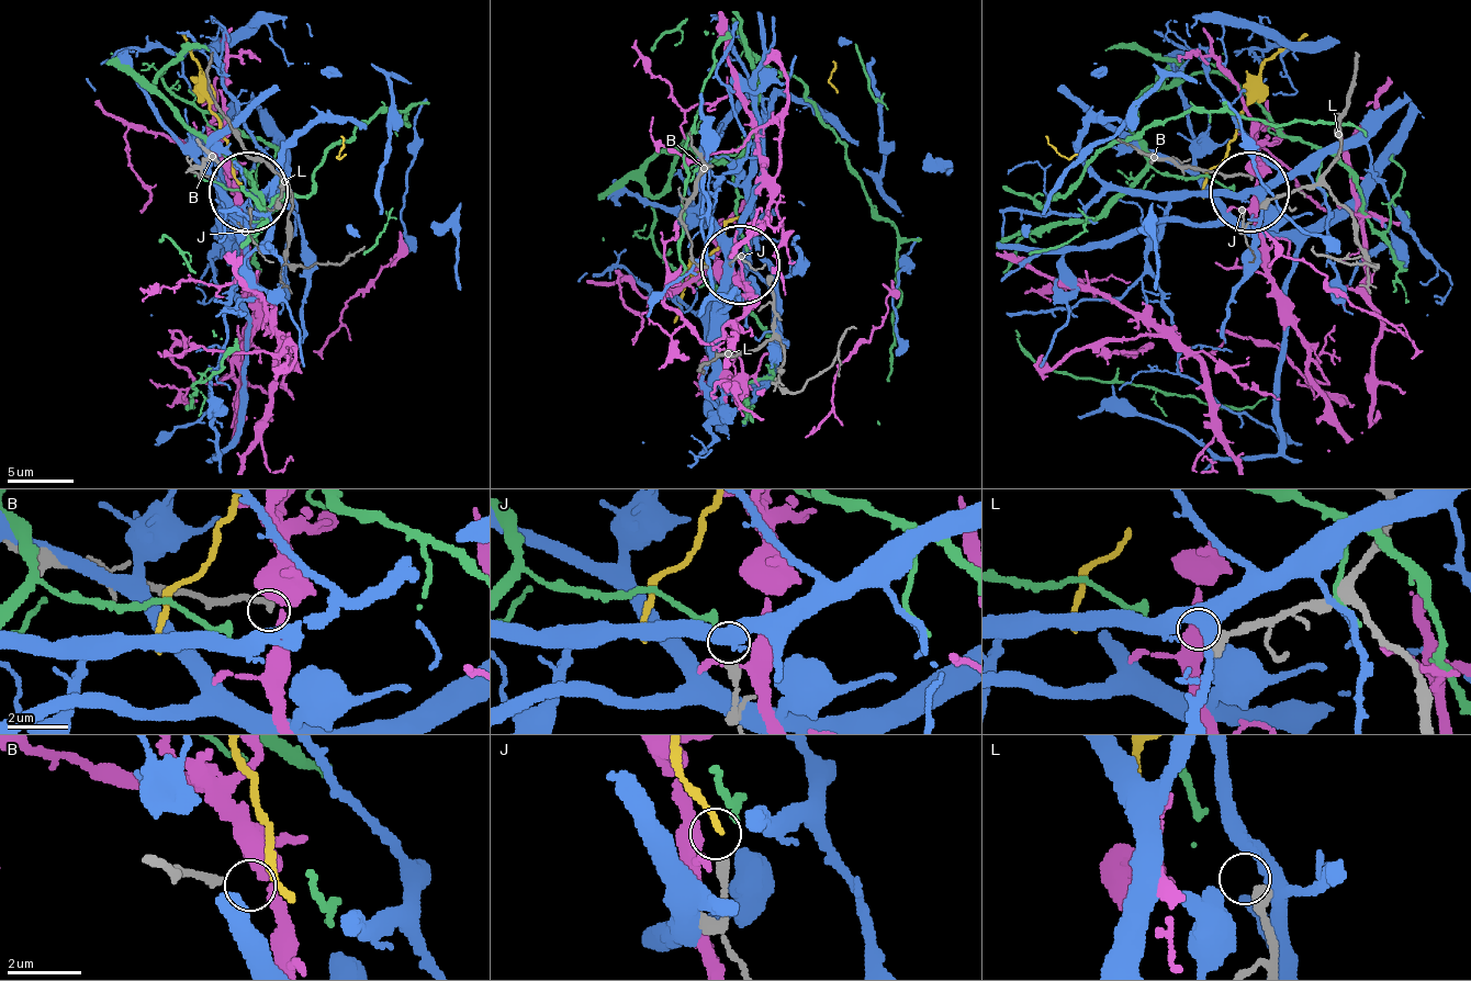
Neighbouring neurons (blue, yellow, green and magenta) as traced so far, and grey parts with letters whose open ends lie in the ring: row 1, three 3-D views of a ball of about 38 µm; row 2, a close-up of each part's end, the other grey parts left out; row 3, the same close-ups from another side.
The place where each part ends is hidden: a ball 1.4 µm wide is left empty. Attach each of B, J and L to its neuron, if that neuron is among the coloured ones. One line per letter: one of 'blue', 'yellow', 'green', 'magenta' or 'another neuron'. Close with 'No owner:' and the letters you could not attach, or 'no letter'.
B: magenta
J: green
L: another neuron
No owner: L

